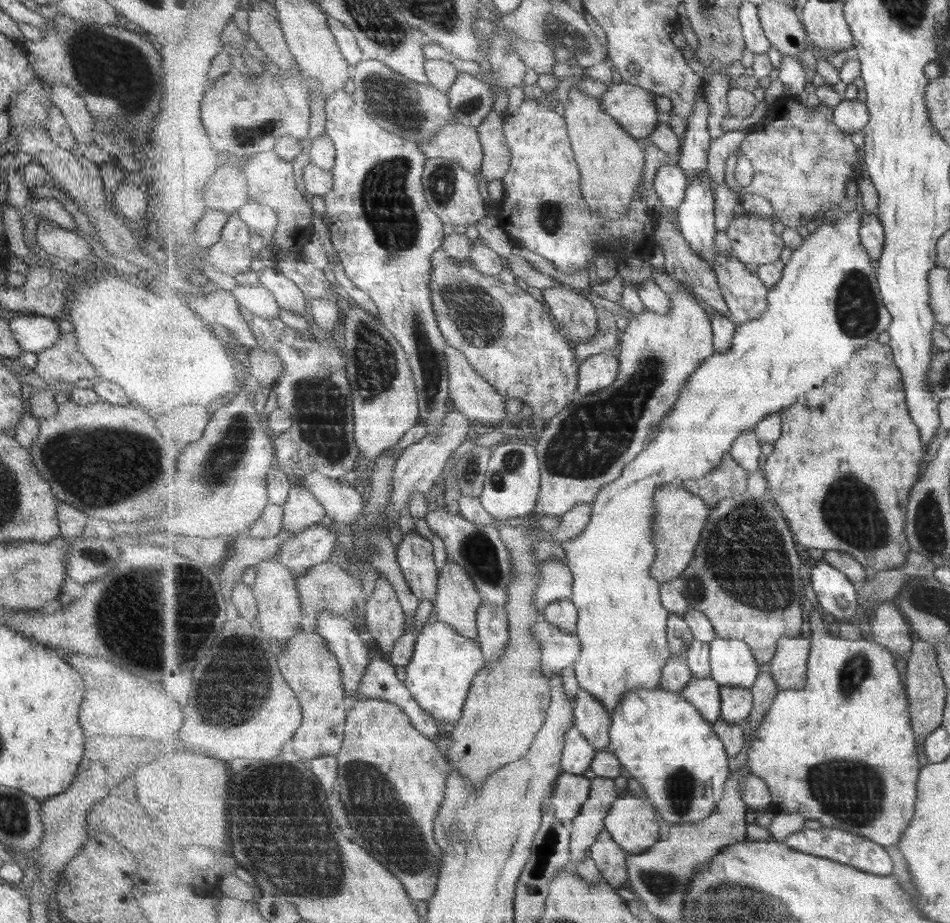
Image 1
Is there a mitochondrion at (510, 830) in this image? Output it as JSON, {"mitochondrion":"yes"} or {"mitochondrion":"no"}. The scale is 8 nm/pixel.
{"mitochondrion":"no"}

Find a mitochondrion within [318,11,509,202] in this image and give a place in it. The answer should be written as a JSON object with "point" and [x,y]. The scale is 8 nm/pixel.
{"point":[387,96]}

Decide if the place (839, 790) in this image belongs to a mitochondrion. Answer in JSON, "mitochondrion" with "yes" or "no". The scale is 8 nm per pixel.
{"mitochondrion":"yes"}

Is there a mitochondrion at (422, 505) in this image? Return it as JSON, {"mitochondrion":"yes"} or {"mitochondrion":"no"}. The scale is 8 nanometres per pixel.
{"mitochondrion":"no"}

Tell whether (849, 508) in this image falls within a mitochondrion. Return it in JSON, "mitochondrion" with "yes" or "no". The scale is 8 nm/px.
{"mitochondrion":"yes"}

